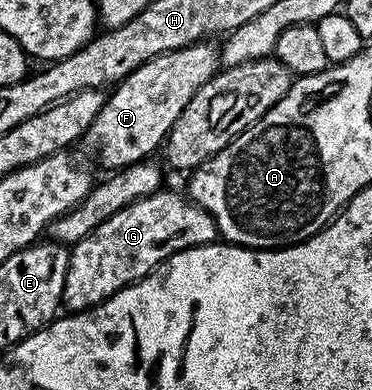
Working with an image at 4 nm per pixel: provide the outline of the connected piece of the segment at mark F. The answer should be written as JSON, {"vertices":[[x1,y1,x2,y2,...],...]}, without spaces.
{"vertices":[[210,42,190,44,144,62,132,74,113,85,111,96,102,101,100,114,87,130,84,140,98,151,98,160,106,170,121,170,130,164,141,164,153,157,154,151,163,147,176,118,192,102,196,90,213,78,220,68,220,52]]}

